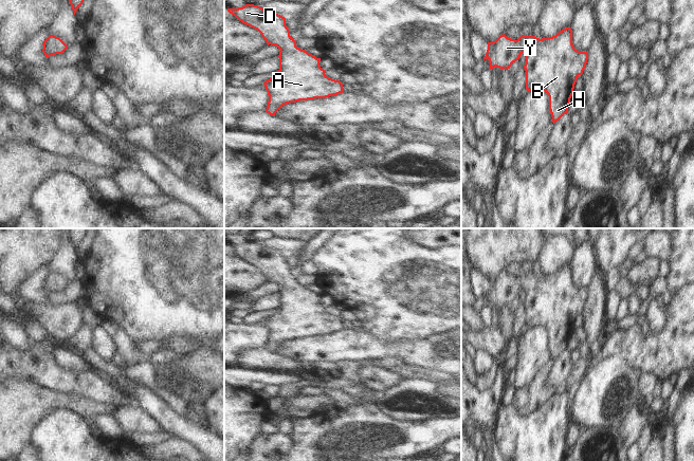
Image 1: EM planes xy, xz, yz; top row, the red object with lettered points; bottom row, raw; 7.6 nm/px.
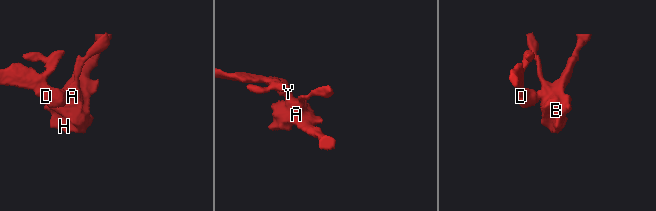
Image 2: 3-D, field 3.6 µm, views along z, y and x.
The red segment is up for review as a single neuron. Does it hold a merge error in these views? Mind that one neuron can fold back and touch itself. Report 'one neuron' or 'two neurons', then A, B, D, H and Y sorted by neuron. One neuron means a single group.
one neuron; groups A B D H Y

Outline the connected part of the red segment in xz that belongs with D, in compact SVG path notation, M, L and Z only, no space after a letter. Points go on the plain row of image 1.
M254 241L227 245L227 248L257 266L268 282L276 282L280 287L279 307L263 319L269 332L267 350L274 353L284 342L344 329L340 317L325 311L319 302L321 295L296 283L285 254Z

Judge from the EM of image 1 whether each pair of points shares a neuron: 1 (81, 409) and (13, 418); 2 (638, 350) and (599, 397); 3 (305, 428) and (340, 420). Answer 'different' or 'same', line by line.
1: same
2: different
3: same

